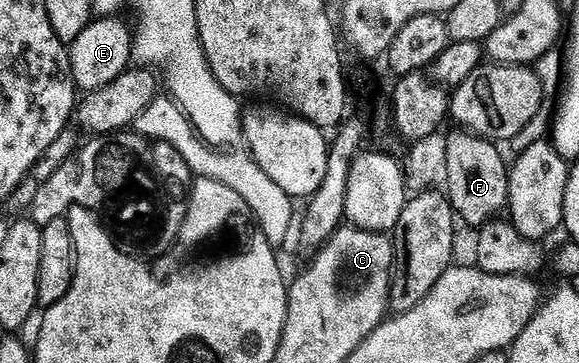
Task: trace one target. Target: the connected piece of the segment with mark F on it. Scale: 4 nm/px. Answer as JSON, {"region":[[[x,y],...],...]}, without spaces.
{"region":[[[454,129],[446,135],[446,171],[444,193],[455,216],[479,228],[507,206],[509,168],[495,142],[464,129]]]}

